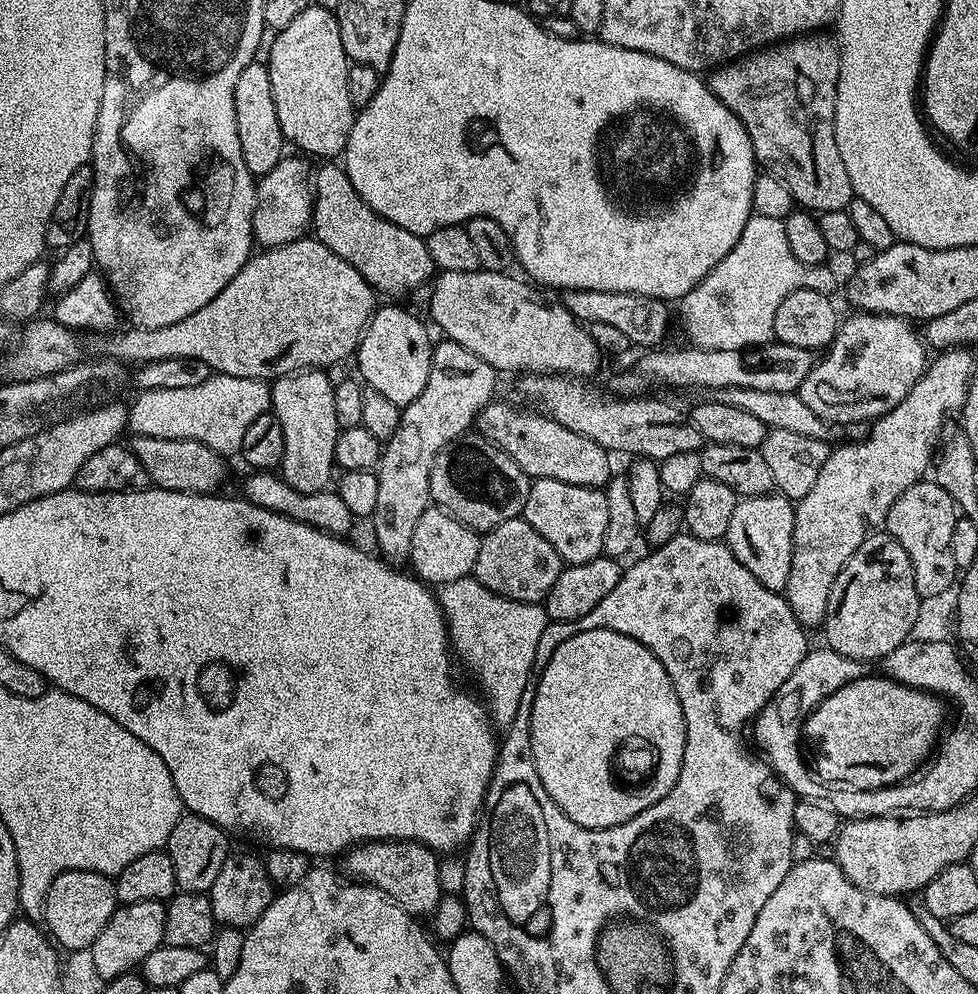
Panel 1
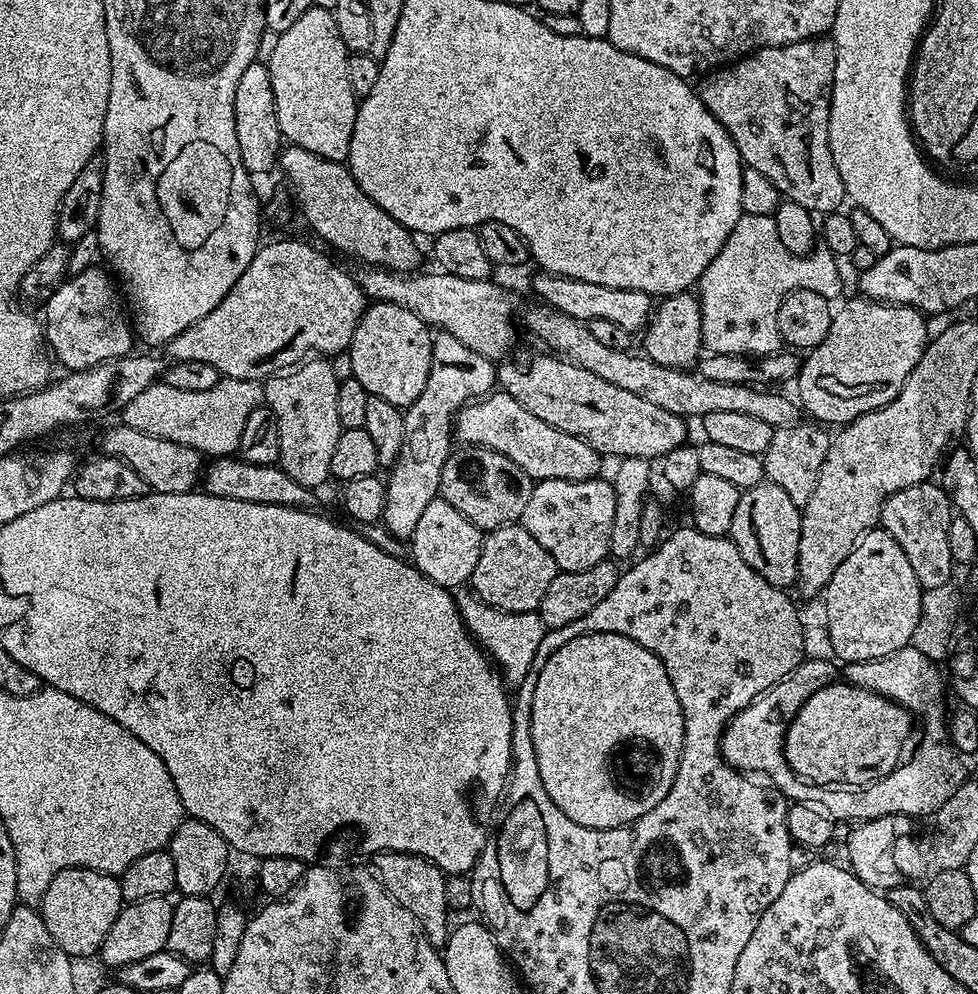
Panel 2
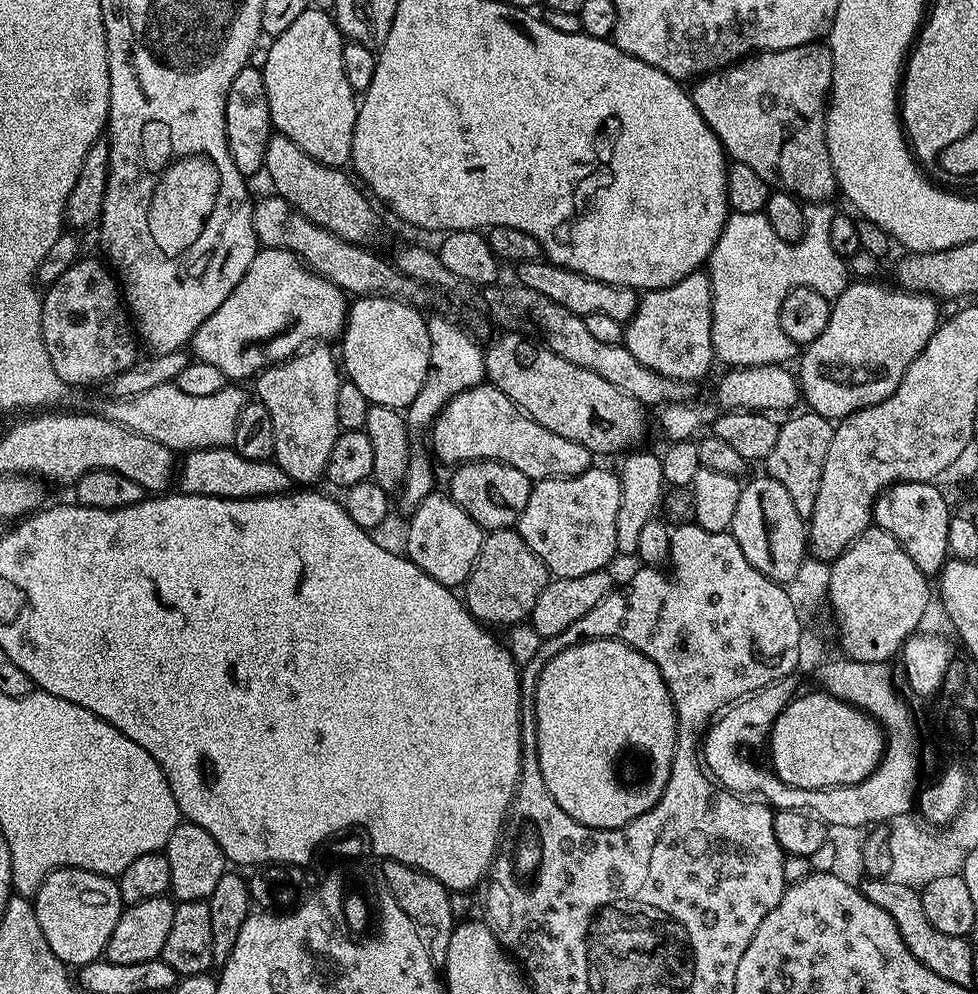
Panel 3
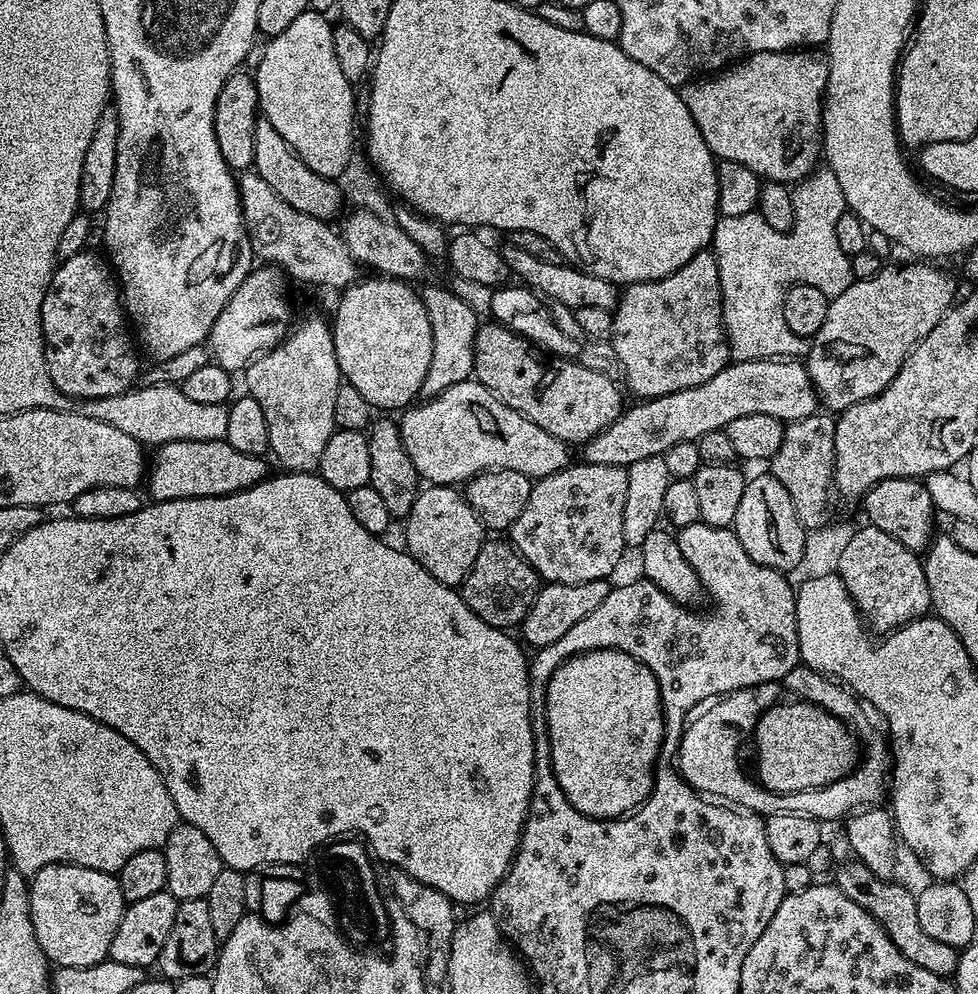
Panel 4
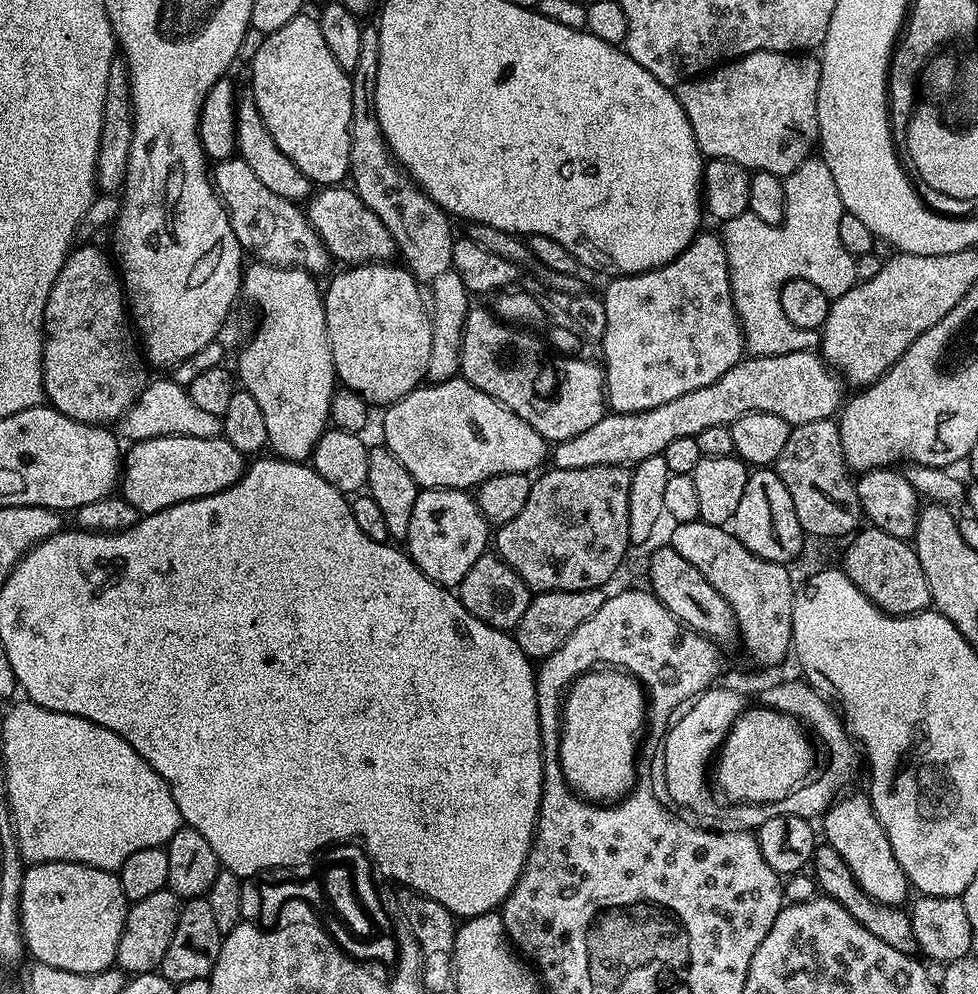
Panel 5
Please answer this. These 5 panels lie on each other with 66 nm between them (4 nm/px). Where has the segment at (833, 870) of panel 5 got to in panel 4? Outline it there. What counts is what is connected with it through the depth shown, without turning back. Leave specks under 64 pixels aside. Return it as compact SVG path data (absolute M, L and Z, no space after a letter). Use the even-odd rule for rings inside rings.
M848 858L845 864L837 866L834 883L838 890L842 890L842 894L846 894L846 898L850 898L850 902L858 902L858 906L862 906L862 910L866 910L879 922L886 930L890 942L894 942L894 946L898 946L898 950L902 950L902 954L906 954L906 958L910 958L910 962L922 966L922 970L930 970L945 978L951 977L955 973L958 959L957 949L946 946L946 942L938 942L938 938L930 938L930 934L926 934L926 930L922 930L922 926L918 923L916 892L913 889L903 888L900 884L888 884L892 882L885 882L881 877L872 875L869 868L855 858Z

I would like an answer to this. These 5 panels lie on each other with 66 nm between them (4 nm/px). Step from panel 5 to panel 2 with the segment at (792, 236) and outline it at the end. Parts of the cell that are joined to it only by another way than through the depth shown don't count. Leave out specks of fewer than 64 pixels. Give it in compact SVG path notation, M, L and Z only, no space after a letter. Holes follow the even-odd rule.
M741 215L730 238L726 238L722 250L698 281L704 348L712 354L745 358L779 353L782 341L778 330L778 306L782 306L788 292L799 288L835 298L844 288L836 264L839 264L837 257L823 246L816 246L810 254L802 256L786 250L786 246L778 242L778 230L774 230L771 216Z

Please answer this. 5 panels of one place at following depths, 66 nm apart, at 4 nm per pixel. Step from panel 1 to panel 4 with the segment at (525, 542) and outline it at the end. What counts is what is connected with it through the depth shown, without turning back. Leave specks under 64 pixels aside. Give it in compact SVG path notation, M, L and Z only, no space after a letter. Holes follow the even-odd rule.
M488 538L478 550L478 558L474 558L474 566L470 566L470 574L459 585L458 591L466 606L474 610L482 622L508 630L511 624L519 625L523 621L541 587L540 577L511 543L504 541L503 544L500 538Z

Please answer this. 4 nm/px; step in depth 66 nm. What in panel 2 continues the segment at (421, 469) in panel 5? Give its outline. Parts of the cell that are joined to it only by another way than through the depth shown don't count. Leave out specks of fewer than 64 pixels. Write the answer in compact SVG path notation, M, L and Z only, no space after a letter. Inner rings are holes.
M502 390L464 404L454 416L454 436L461 440L461 445L488 448L510 458L533 482L591 480L601 475L602 457L585 440L550 426L550 422L542 422L542 418L534 418L530 410L522 410L522 406Z

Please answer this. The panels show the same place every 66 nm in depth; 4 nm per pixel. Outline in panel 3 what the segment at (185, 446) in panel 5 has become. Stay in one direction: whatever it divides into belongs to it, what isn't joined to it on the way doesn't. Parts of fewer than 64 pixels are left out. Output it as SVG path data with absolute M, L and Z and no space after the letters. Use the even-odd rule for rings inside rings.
M200 448L196 452L187 453L183 457L184 465L178 468L179 491L189 496L221 496L227 500L253 500L256 496L278 496L290 488L288 475L272 460L251 460L242 458L236 449L227 448Z

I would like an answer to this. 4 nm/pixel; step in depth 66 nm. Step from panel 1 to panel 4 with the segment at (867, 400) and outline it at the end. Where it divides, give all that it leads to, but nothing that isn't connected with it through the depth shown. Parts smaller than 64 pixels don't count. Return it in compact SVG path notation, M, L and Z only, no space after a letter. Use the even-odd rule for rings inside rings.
M912 262L916 264L900 264L897 268L885 266L874 278L853 280L850 287L842 290L842 294L831 297L826 310L826 322L822 322L822 330L811 337L806 357L808 377L816 388L819 403L824 404L833 413L845 412L850 406L862 402L866 398L874 398L894 382L902 362L912 353L916 343L938 322L948 309L952 307L956 296L956 280L948 272L935 268L932 262Z

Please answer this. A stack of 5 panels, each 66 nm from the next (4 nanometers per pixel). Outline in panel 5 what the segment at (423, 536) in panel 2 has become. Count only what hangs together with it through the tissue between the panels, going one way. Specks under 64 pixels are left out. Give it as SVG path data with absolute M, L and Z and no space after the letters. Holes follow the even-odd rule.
M426 488L417 491L414 510L410 514L406 551L418 566L418 570L426 574L426 578L446 589L455 589L462 582L462 578L466 578L470 566L474 566L474 562L478 562L478 558L485 555L487 548L484 547L487 544L489 547L490 525L480 513L480 507L475 499L467 491L458 488Z

